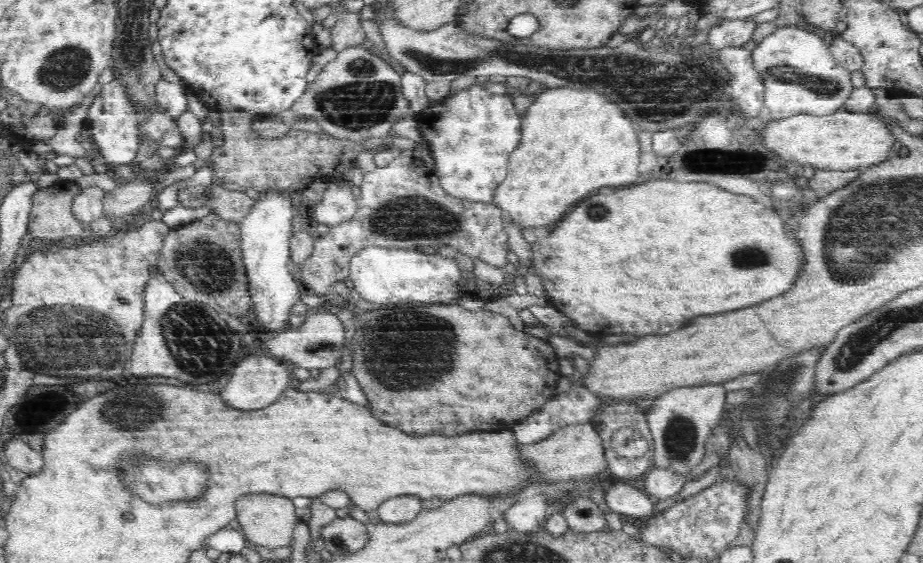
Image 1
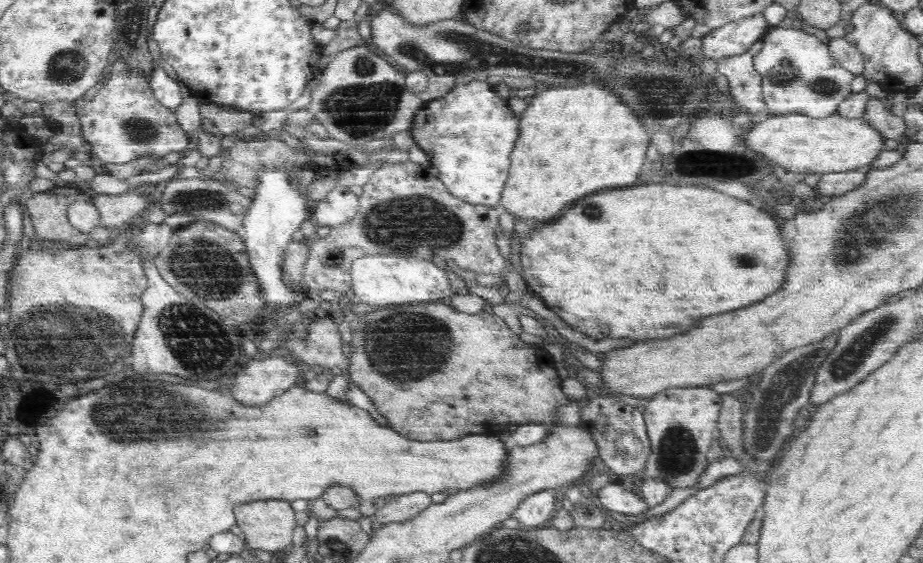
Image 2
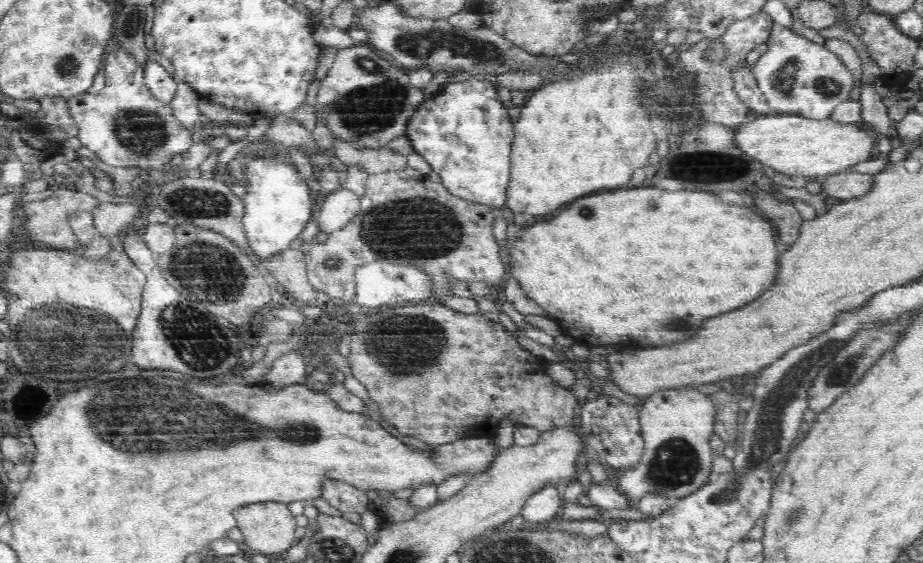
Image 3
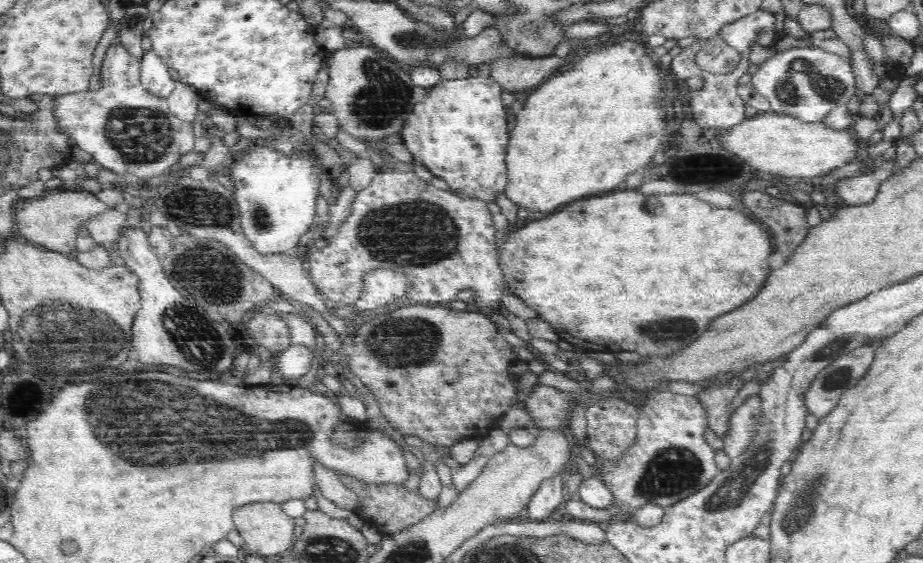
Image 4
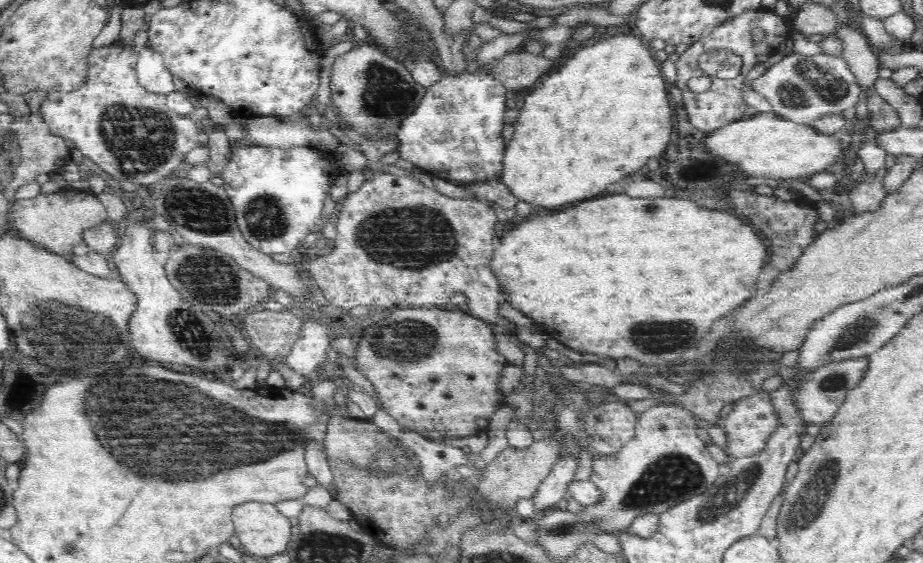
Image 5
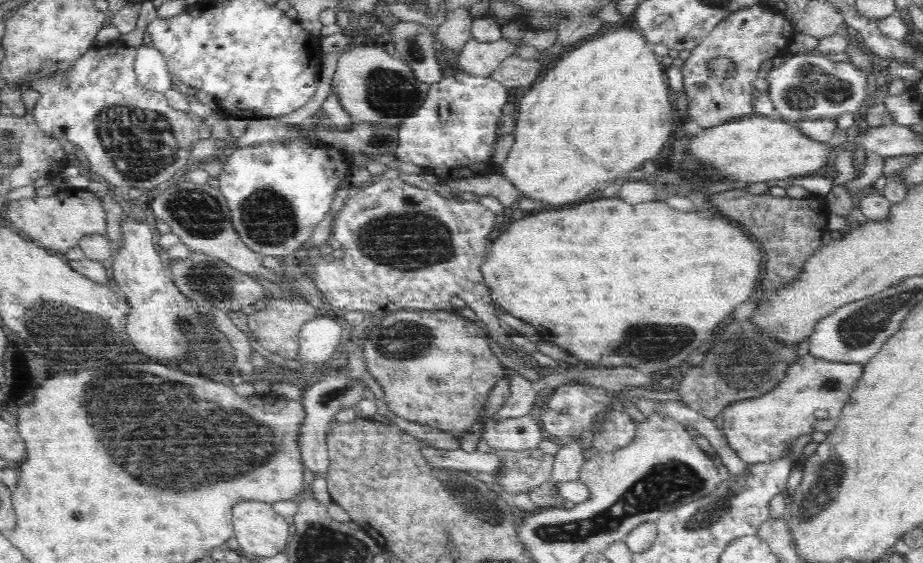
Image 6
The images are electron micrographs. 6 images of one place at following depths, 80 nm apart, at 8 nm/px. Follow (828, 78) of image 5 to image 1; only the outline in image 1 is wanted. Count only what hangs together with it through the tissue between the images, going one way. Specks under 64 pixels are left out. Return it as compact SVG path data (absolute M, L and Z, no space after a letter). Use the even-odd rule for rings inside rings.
M790 26L778 28L765 36L751 54L753 67L765 84L765 106L772 120L797 114L827 115L844 108L854 90L851 71L840 66L829 46L812 31Z

